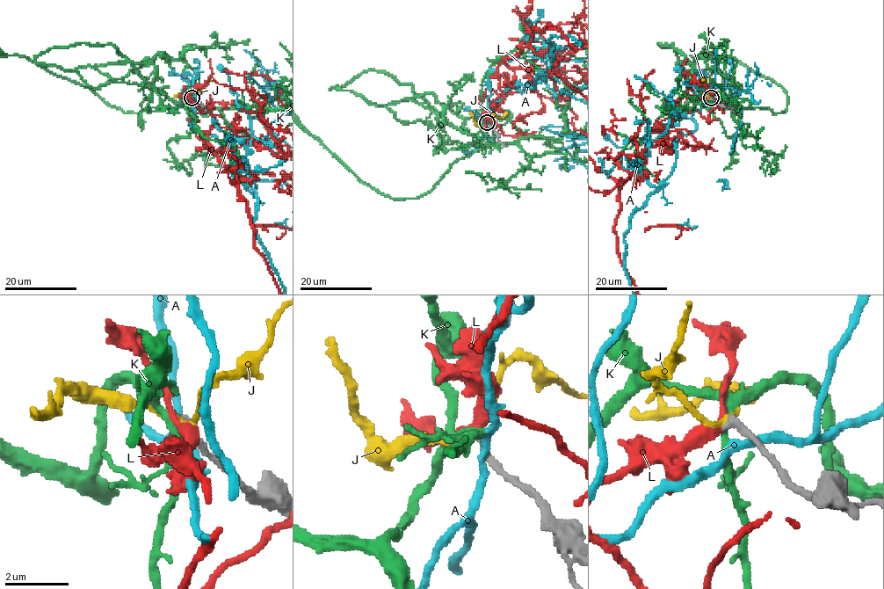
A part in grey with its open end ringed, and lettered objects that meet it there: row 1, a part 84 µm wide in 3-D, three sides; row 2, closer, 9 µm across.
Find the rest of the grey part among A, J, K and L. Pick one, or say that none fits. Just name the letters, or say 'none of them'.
L

